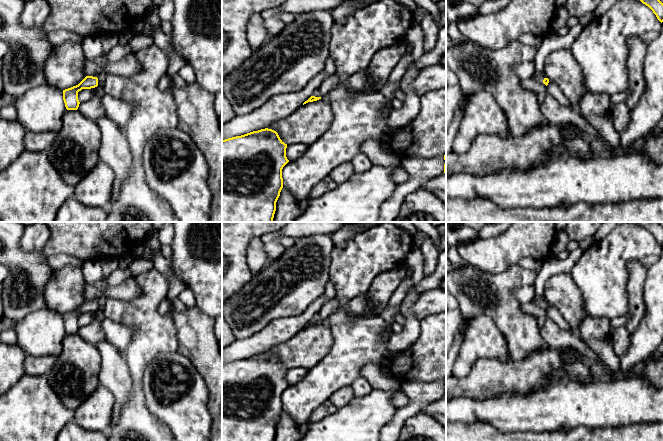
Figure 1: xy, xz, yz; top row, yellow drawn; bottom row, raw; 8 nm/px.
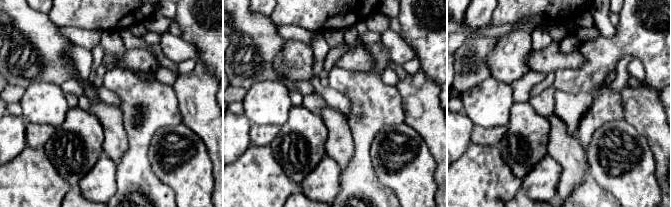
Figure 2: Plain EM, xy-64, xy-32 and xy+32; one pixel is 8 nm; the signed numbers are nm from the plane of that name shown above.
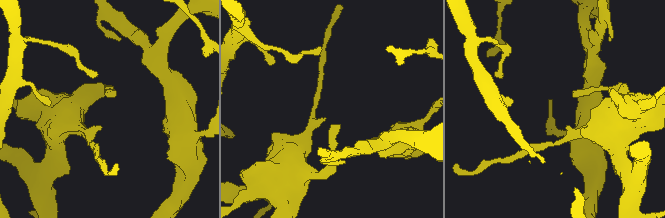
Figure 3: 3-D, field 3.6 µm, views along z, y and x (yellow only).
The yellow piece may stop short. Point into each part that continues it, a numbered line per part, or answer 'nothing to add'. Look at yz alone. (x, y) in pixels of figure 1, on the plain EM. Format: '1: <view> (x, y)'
1: yz (536, 300)

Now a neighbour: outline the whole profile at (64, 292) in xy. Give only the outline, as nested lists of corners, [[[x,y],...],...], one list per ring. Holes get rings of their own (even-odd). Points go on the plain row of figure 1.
[[[77,266],[55,269],[43,291],[46,308],[62,315],[78,309],[86,301],[86,284]]]

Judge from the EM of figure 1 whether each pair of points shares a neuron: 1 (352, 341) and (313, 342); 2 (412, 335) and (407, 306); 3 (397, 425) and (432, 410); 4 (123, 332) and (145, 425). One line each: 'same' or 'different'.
1: different
2: same
3: different
4: different

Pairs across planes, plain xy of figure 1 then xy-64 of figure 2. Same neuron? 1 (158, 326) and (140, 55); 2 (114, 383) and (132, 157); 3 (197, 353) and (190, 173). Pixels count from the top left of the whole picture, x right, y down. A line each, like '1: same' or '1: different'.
1: different
2: different
3: different

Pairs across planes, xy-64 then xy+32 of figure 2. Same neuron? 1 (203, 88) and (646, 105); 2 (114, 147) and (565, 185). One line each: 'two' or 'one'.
1: one
2: one

